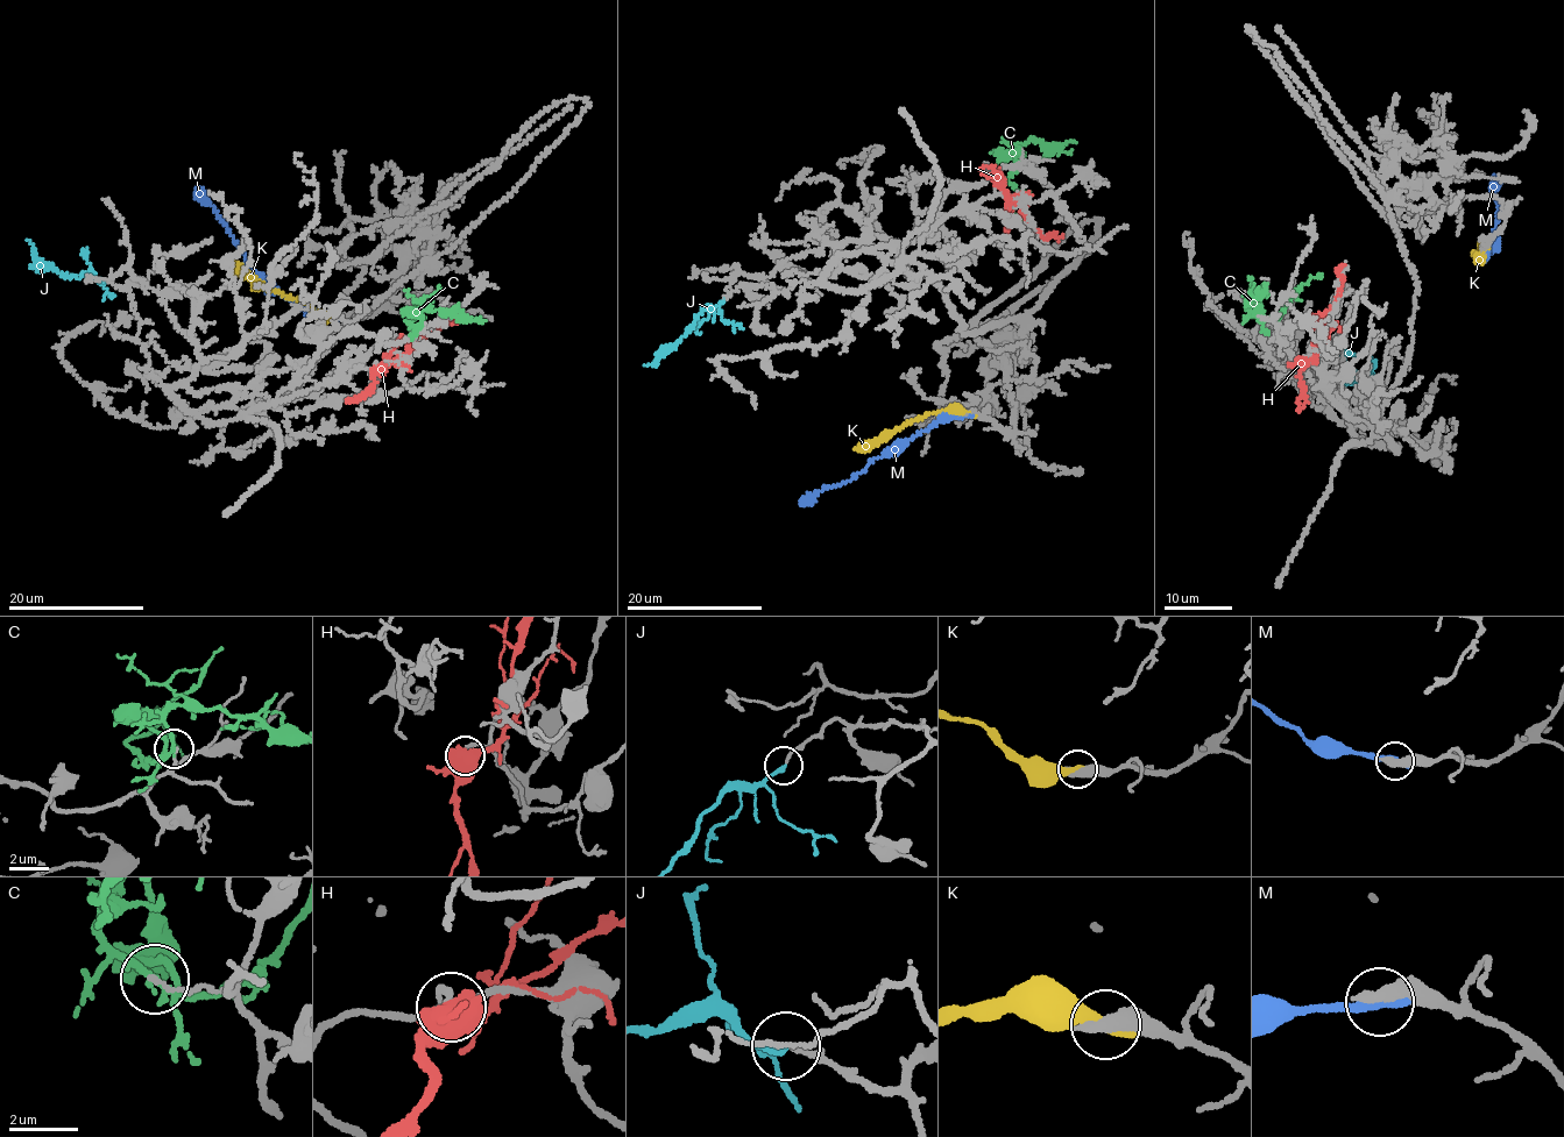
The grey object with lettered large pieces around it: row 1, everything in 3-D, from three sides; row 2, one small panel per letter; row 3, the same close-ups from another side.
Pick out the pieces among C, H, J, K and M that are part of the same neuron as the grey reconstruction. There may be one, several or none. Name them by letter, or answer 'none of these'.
J

